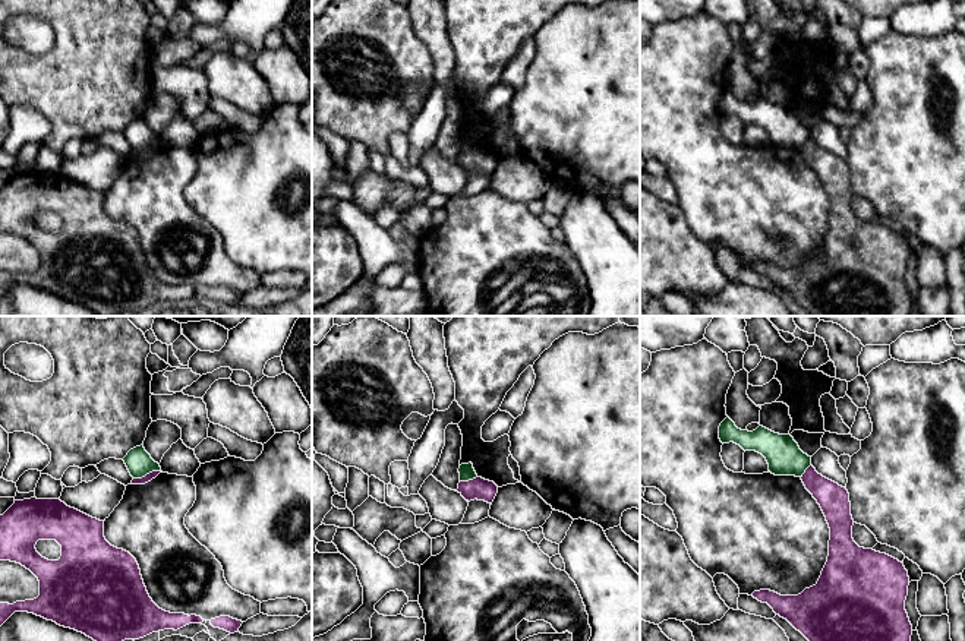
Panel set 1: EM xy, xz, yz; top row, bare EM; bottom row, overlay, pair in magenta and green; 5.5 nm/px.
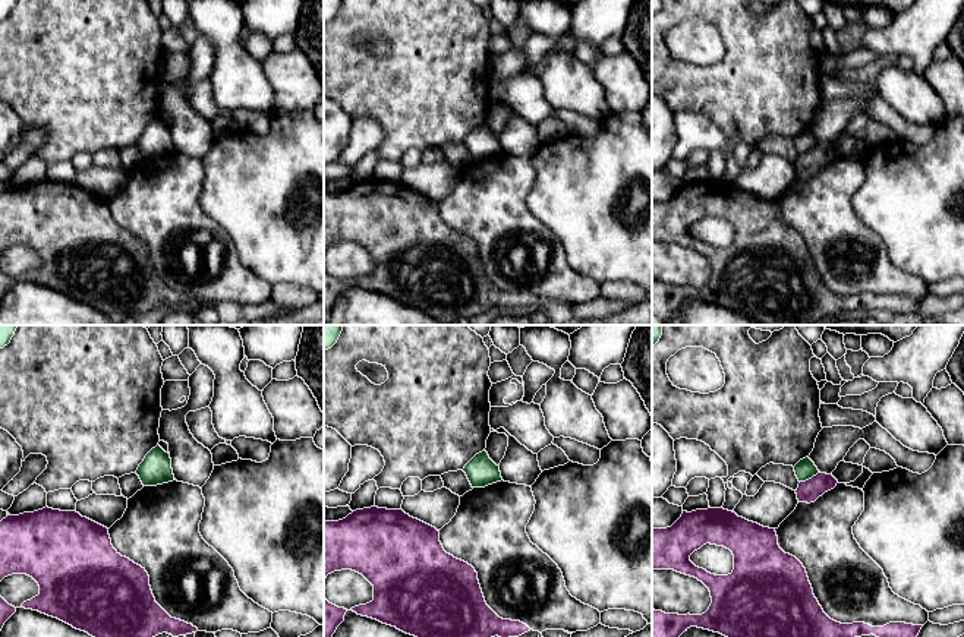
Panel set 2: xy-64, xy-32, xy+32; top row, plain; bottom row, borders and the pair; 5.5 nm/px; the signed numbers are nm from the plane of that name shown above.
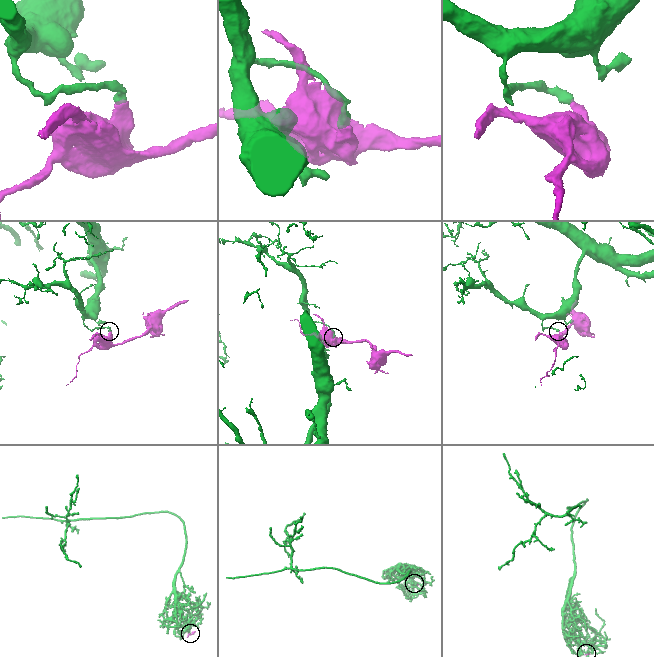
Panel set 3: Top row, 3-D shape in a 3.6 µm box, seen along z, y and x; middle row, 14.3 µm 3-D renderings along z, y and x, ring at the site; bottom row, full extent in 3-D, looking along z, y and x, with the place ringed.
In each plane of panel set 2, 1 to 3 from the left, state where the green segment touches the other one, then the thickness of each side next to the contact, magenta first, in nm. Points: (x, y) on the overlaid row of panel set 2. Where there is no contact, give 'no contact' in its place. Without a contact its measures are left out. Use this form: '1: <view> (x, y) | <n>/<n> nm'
1: no contact
2: no contact
3: xy+32 (809, 479) | 120/110 nm

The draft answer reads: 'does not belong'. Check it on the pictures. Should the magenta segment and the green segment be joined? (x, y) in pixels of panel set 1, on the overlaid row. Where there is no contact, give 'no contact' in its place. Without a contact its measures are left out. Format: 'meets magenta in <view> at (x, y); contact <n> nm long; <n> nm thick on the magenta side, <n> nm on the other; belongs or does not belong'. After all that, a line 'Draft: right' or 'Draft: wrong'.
meets magenta in xy at (147, 474); contact 160 nm long; 50 nm thick on the magenta side, 140 nm on the other; does not belong
Draft: right

